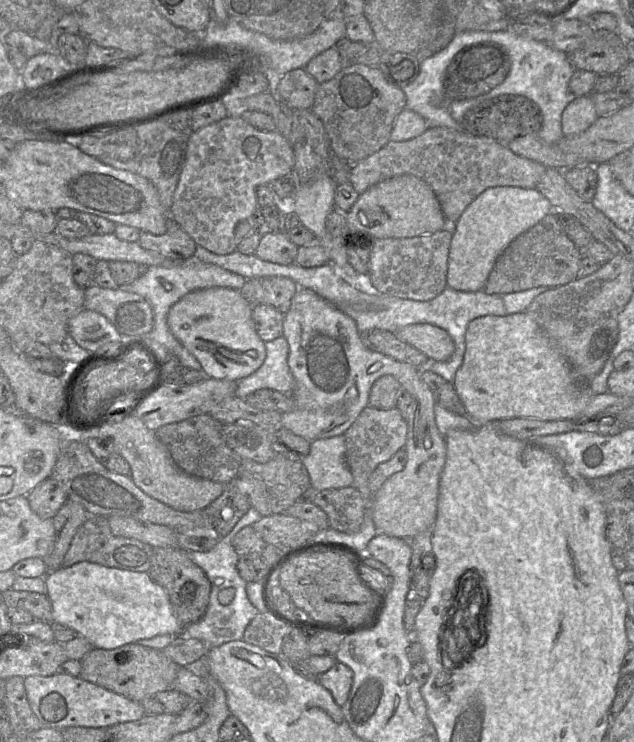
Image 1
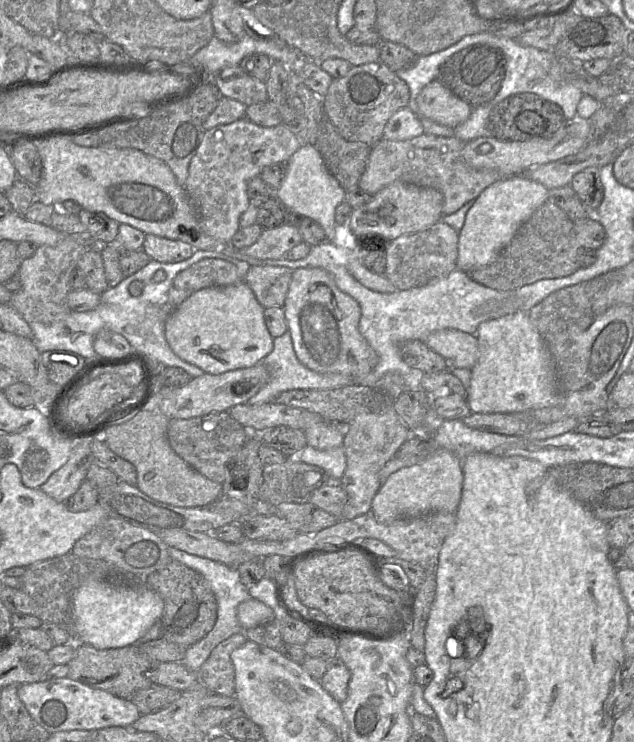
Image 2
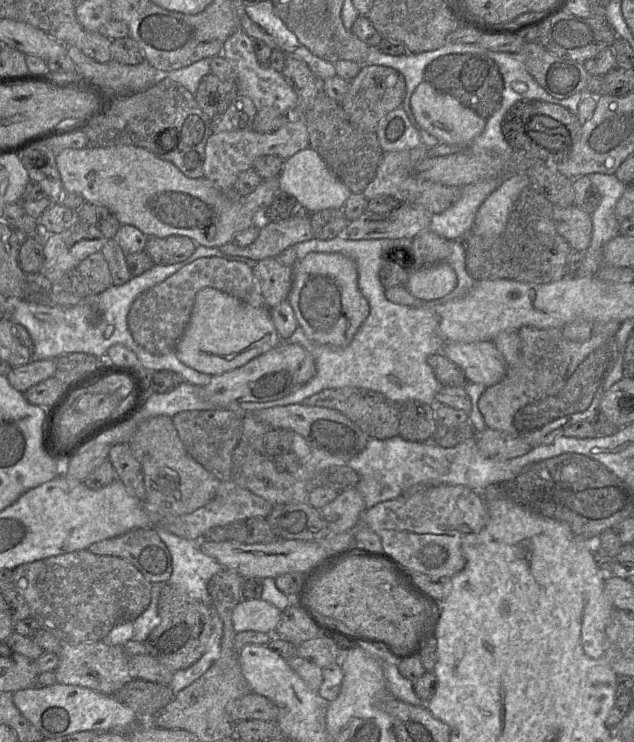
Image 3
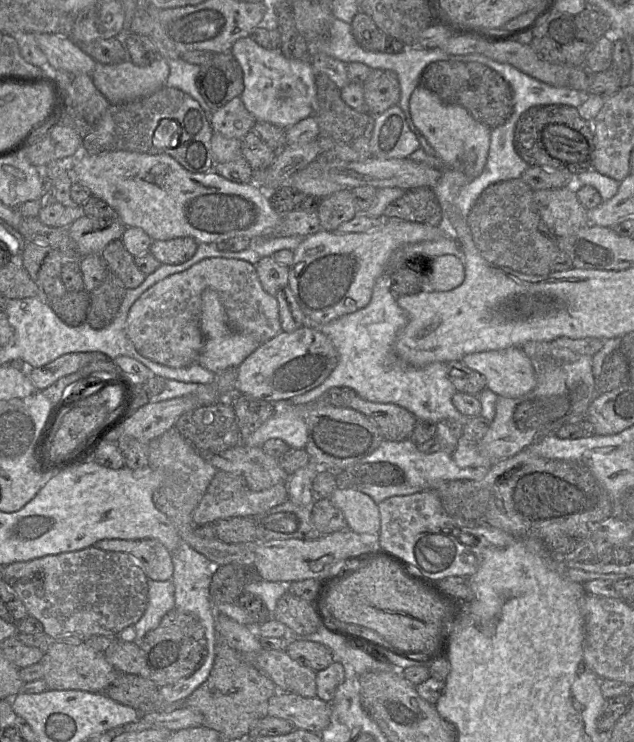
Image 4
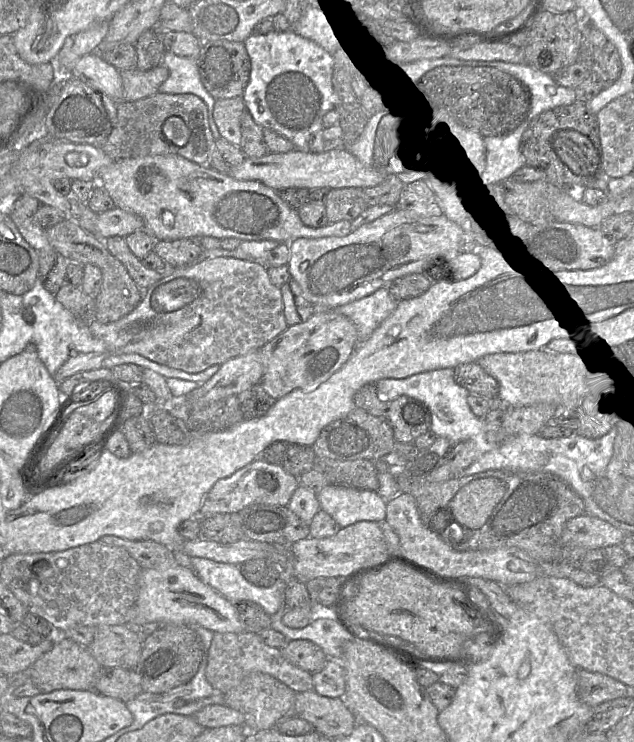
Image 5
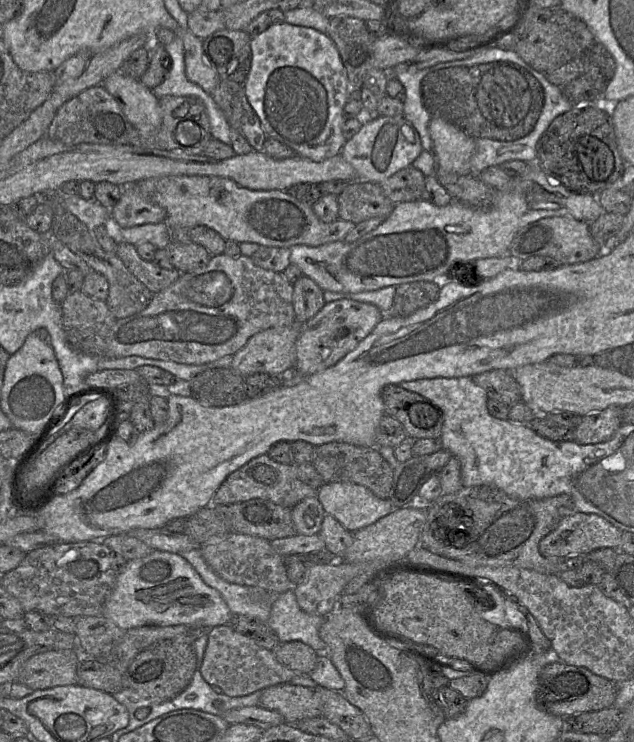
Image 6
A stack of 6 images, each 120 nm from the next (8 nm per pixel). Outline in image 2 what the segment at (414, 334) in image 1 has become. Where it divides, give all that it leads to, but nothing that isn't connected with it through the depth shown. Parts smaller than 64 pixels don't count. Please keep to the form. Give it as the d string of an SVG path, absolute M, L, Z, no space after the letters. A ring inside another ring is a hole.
M442 329L430 333L423 343L445 360L448 368L472 369L479 356L475 334L455 329Z

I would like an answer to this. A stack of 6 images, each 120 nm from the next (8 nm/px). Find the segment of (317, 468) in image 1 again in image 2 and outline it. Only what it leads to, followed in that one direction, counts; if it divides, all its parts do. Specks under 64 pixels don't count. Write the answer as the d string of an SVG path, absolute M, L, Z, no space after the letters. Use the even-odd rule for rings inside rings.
M307 445L294 459L323 469L336 482L341 480L346 470L346 455L342 446L320 451Z

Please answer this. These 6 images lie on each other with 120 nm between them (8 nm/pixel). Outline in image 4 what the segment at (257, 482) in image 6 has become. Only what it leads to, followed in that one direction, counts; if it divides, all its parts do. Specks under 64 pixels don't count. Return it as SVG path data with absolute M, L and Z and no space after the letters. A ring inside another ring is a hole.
M217 471L205 495L193 512L192 522L195 526L216 522L220 519L253 517L284 503L287 499L287 484L281 483L262 491L253 491L243 476Z

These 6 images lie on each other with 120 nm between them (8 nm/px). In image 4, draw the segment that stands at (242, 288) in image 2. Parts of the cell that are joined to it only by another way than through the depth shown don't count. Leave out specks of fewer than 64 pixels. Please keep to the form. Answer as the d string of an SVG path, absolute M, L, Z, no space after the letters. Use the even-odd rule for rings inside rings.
M205 289L201 295L200 328L204 337L204 346L196 363L215 374L237 368L261 345L256 337L230 328L225 308L218 293L213 289Z

